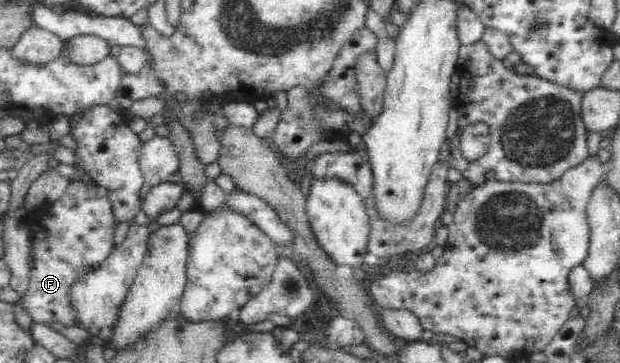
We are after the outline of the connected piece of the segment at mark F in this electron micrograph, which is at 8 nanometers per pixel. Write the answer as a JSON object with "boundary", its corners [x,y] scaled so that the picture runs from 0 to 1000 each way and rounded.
{"boundary":[[[118,493],[95,551],[40,587],[45,634],[48,777],[44,815],[34,824],[53,884],[124,895],[124,862],[115,829],[118,782],[153,727],[179,700],[185,672],[185,587],[174,523],[156,504]]]}

